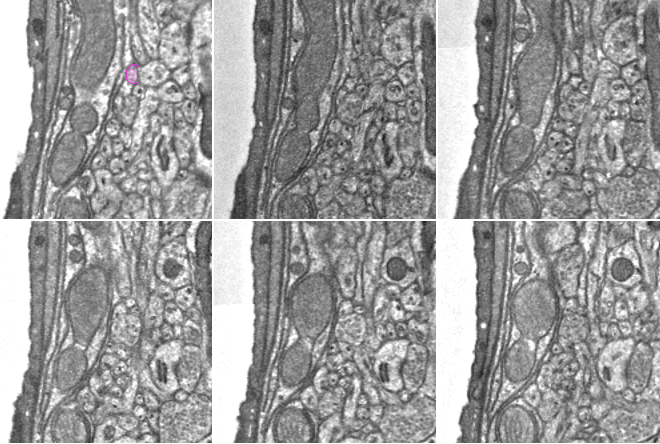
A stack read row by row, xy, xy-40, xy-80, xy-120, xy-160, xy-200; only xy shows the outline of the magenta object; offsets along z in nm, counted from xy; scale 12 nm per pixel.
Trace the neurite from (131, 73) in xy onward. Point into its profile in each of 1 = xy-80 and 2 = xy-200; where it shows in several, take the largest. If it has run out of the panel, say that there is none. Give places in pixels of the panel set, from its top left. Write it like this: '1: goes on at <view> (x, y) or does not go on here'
1: goes on at xy-80 (574, 64)
2: goes on at xy-200 (568, 265)

